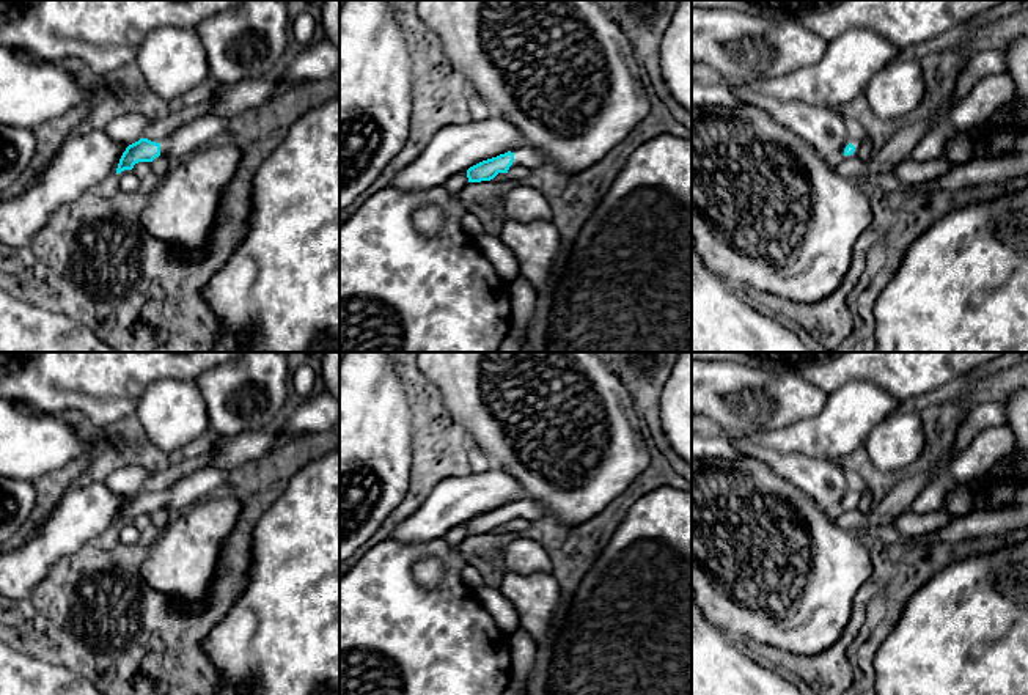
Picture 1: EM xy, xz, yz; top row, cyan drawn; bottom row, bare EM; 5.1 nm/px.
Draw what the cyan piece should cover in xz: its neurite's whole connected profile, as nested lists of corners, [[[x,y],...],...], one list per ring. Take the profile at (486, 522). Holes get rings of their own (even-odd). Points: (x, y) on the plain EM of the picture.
[[[525,497],[514,505],[508,503],[470,519],[467,522],[468,535],[490,533],[498,525],[508,525],[511,517],[523,519],[530,524],[534,520],[549,519],[544,505]]]

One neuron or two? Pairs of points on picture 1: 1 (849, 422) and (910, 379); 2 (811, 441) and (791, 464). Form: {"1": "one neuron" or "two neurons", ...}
{"1": "two neurons", "2": "two neurons"}

